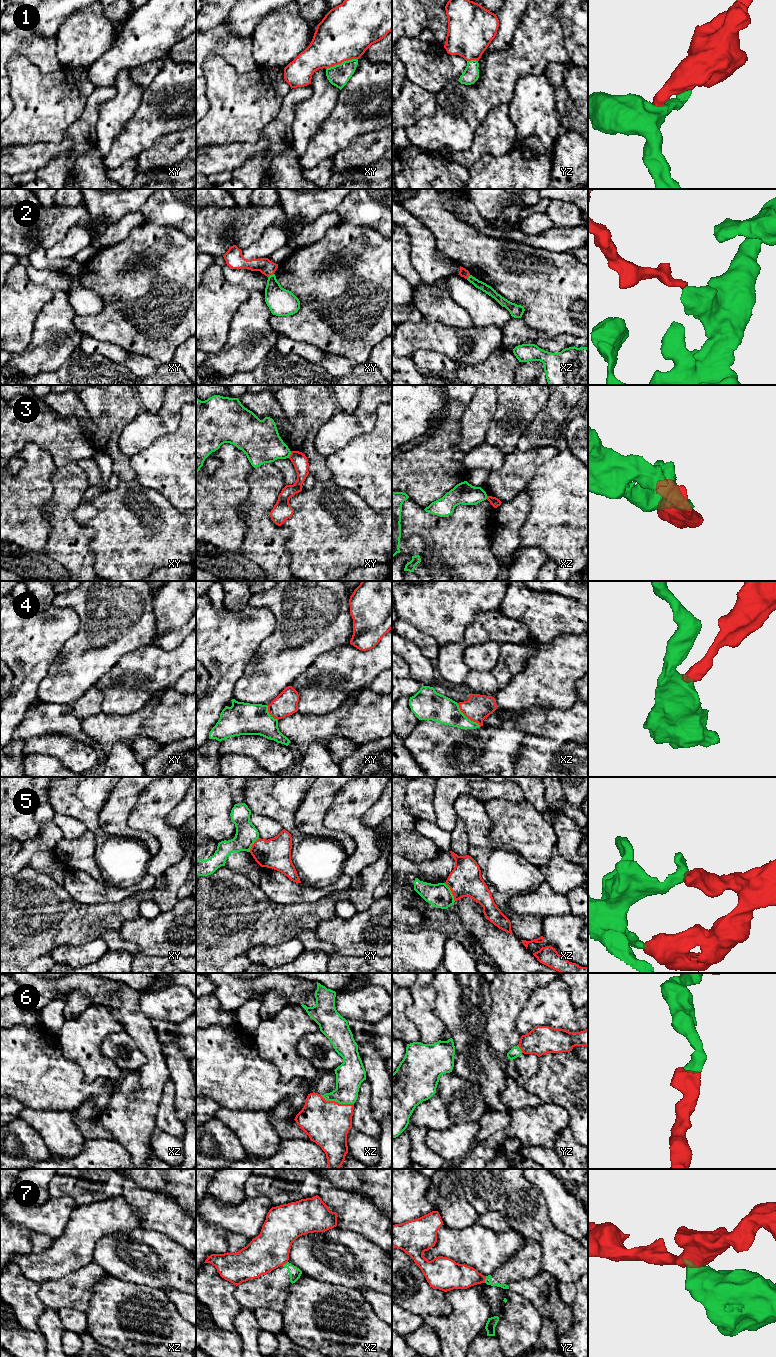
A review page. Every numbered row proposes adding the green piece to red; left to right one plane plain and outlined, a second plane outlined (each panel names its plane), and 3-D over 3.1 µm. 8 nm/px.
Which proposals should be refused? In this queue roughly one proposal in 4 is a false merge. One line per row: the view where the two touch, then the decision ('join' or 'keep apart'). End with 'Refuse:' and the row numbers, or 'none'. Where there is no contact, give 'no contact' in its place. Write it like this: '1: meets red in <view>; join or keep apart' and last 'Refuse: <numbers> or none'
1: meets red in xy; keep apart
2: meets red in xy; keep apart
3: meets red in xy; keep apart
4: meets red in xz; keep apart
5: meets red in xz; keep apart
6: meets red in xz; join
7: meets red in yz; keep apart
Refuse: 1, 2, 3, 4, 5, 7

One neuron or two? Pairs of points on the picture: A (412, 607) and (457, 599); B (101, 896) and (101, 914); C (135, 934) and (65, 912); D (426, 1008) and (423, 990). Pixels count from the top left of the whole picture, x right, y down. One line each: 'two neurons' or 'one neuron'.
A: one neuron
B: two neurons
C: two neurons
D: one neuron

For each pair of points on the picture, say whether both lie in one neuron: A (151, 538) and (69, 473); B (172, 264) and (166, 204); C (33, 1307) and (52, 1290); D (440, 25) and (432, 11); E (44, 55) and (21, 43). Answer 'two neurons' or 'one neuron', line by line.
A: two neurons
B: two neurons
C: two neurons
D: one neuron
E: one neuron

